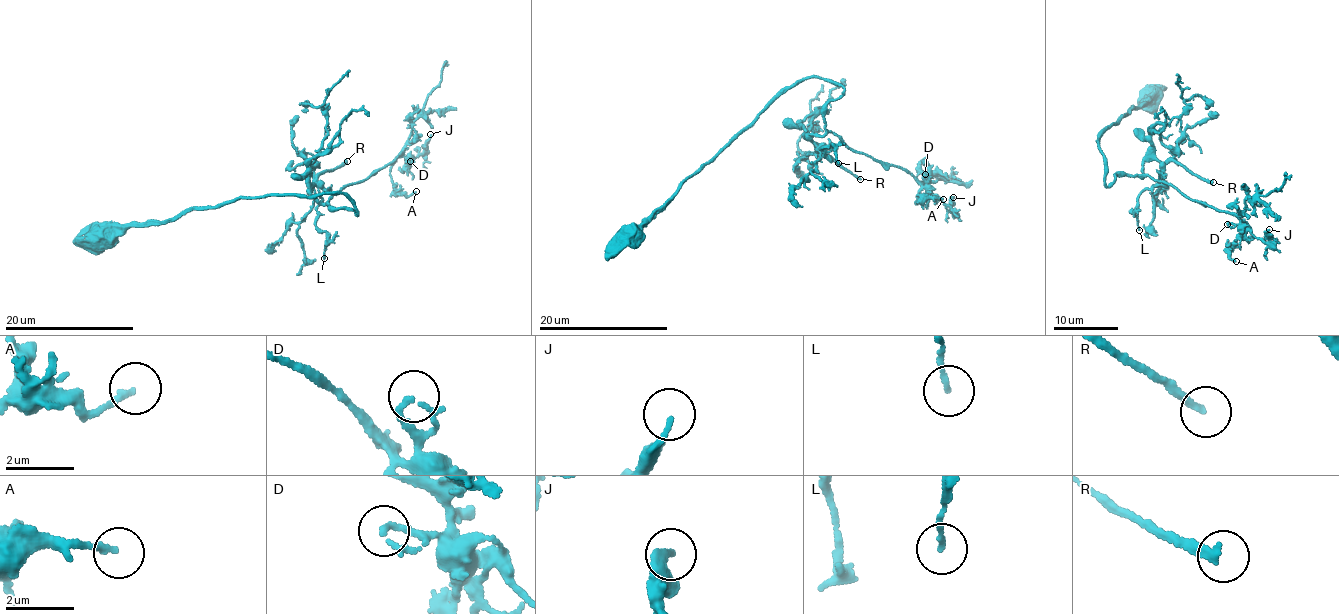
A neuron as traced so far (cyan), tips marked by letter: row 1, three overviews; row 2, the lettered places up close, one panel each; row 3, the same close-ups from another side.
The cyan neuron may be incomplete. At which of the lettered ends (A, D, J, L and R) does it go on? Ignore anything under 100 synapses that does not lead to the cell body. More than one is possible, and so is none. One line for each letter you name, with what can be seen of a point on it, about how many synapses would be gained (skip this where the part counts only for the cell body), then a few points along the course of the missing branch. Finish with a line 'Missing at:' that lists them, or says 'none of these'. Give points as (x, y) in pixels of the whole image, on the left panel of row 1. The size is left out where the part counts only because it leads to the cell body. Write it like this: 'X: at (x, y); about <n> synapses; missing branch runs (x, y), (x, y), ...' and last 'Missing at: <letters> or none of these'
R: at (347, 161); about 250 synapses; missing branch runs (347, 161), (381, 110), (413, 83), (421, 71), (419, 62), (428, 45)
Missing at: R

